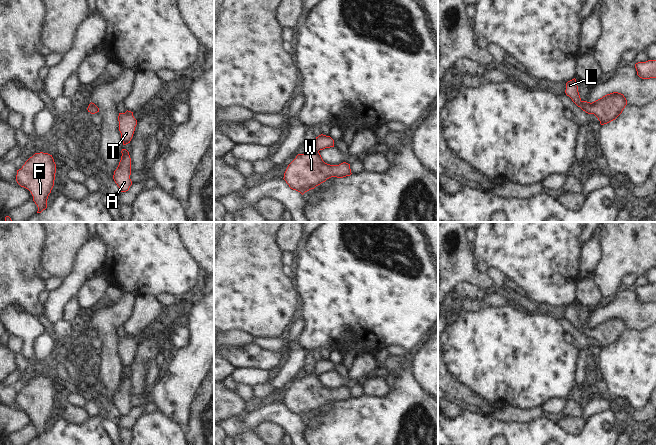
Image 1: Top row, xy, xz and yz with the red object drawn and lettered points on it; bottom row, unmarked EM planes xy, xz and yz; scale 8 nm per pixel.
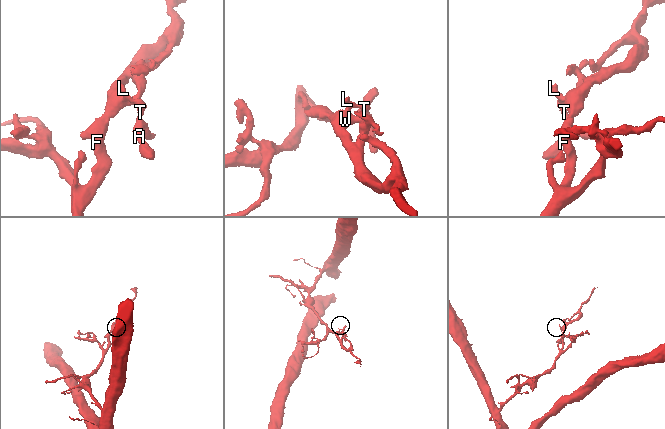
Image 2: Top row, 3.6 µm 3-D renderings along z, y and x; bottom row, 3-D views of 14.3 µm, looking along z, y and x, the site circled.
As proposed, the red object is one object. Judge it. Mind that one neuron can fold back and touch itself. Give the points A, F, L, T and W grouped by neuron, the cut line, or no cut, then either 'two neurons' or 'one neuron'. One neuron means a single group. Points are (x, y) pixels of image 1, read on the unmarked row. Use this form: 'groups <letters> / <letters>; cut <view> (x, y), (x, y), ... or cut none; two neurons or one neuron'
groups A F L T W; cut none; one neuron

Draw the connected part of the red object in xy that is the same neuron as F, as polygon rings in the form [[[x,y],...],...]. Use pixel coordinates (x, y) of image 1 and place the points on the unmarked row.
[[[35,377],[21,393],[17,394],[16,405],[28,413],[38,431],[37,437],[47,432],[47,423],[54,410],[56,388],[52,379]]]

